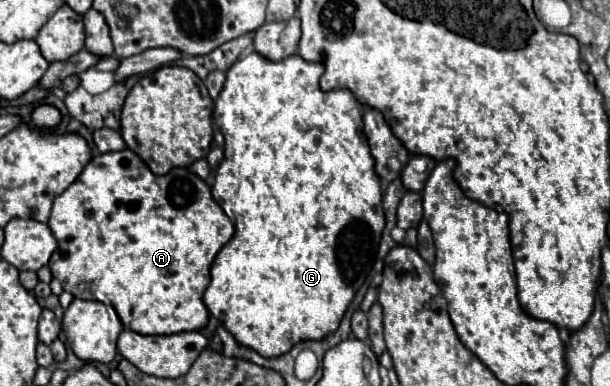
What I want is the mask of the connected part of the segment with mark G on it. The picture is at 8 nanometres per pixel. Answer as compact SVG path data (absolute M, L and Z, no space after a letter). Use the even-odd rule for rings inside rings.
M250 52L248 56L238 58L226 72L224 88L218 94L213 108L213 122L217 128L220 126L224 134L224 160L220 162L216 170L212 196L222 206L222 210L230 216L230 220L236 226L236 232L230 238L230 242L216 254L210 266L210 286L204 292L204 304L212 316L222 316L224 326L232 332L232 336L240 344L256 350L260 356L266 356L266 358L286 354L300 340L322 340L326 334L338 328L350 300L354 298L354 292L362 286L362 282L370 274L370 268L378 252L380 234L384 228L382 186L374 170L374 158L370 154L370 148L362 130L364 124L362 124L360 102L346 88L322 92L318 86L318 80L322 74L324 74L322 64L306 62L298 54L288 56L280 62L272 62L258 52Z

